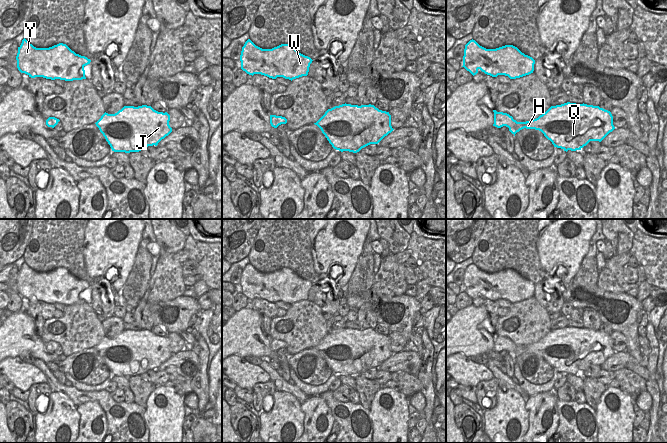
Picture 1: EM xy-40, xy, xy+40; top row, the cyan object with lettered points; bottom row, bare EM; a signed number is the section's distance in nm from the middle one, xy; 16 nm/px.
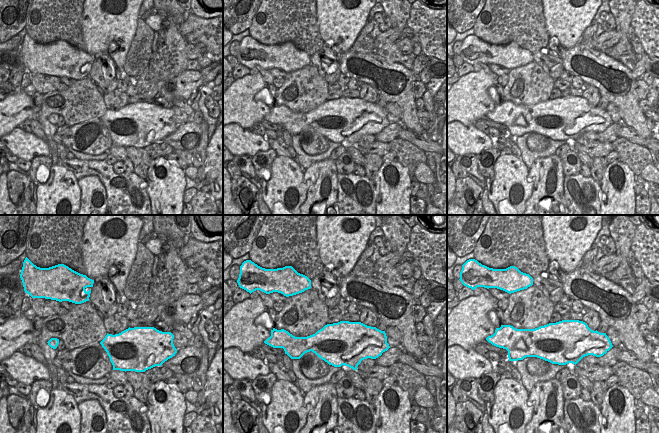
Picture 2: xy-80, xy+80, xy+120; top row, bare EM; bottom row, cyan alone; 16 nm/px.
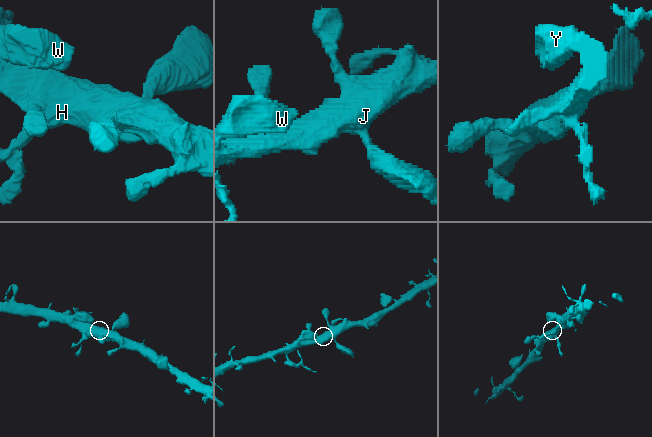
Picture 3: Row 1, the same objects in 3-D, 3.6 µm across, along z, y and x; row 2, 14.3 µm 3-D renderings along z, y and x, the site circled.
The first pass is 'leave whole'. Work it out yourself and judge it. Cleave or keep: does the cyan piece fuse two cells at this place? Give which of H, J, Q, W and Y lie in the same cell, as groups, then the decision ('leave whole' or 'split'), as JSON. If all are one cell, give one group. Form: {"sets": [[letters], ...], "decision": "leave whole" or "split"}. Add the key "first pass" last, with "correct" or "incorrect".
{"sets": [["H", "J", "Q", "W", "Y"]], "decision": "leave whole", "first pass": "correct"}

